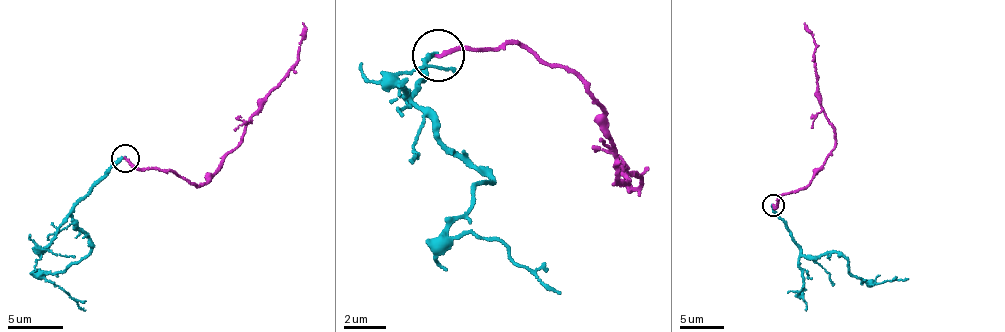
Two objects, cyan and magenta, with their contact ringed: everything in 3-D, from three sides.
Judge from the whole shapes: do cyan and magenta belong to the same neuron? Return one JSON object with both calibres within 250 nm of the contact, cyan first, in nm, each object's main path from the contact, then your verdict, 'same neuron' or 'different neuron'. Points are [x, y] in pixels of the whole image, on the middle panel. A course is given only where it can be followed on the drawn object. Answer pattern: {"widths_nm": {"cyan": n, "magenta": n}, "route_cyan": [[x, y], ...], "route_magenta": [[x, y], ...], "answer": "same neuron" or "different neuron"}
{"widths_nm": {"cyan": 240, "magenta": 190}, "route_cyan": [[439, 53], [410, 99], [491, 176], [476, 186], [476, 205], [450, 235], [496, 239], [560, 296]], "route_magenta": [[439, 53], [510, 43], [576, 70], [604, 117], [616, 177], [642, 182], [634, 191], [612, 184]], "answer": "different neuron"}

